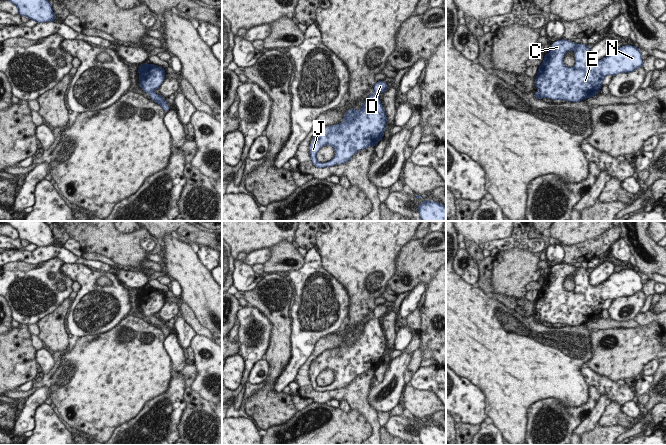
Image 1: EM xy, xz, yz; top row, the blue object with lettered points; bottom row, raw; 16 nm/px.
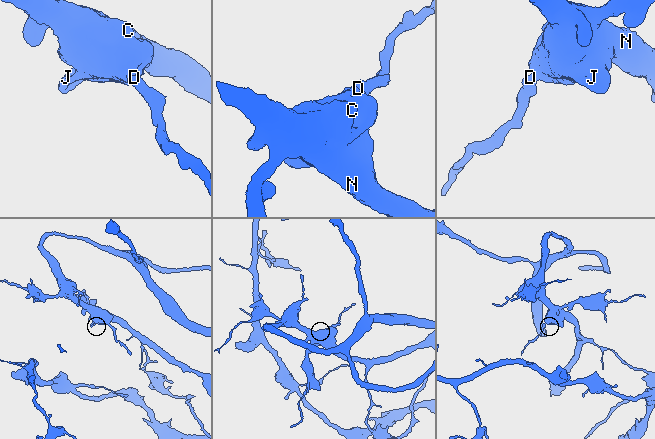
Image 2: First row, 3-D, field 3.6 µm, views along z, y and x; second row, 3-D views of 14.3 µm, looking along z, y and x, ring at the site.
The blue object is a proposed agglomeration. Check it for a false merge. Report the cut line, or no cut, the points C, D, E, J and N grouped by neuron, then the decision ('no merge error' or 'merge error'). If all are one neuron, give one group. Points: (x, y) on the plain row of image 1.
cut none; groups C D E J N; no merge error

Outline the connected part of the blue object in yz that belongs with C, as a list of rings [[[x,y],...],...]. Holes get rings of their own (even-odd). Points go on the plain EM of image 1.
[[[565,263],[552,267],[552,272],[544,279],[544,284],[539,290],[535,311],[540,315],[534,317],[536,323],[543,321],[551,324],[567,324],[569,326],[580,326],[589,321],[594,321],[602,311],[602,306],[607,299],[615,300],[619,297],[630,297],[643,291],[642,279],[636,270],[625,269],[618,273],[613,273],[606,281],[593,287],[589,283],[591,270],[576,268]],[[575,275],[575,290],[566,291],[563,282],[566,276]]]

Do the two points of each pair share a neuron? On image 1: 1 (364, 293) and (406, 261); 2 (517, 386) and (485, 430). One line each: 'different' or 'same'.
1: different
2: different

